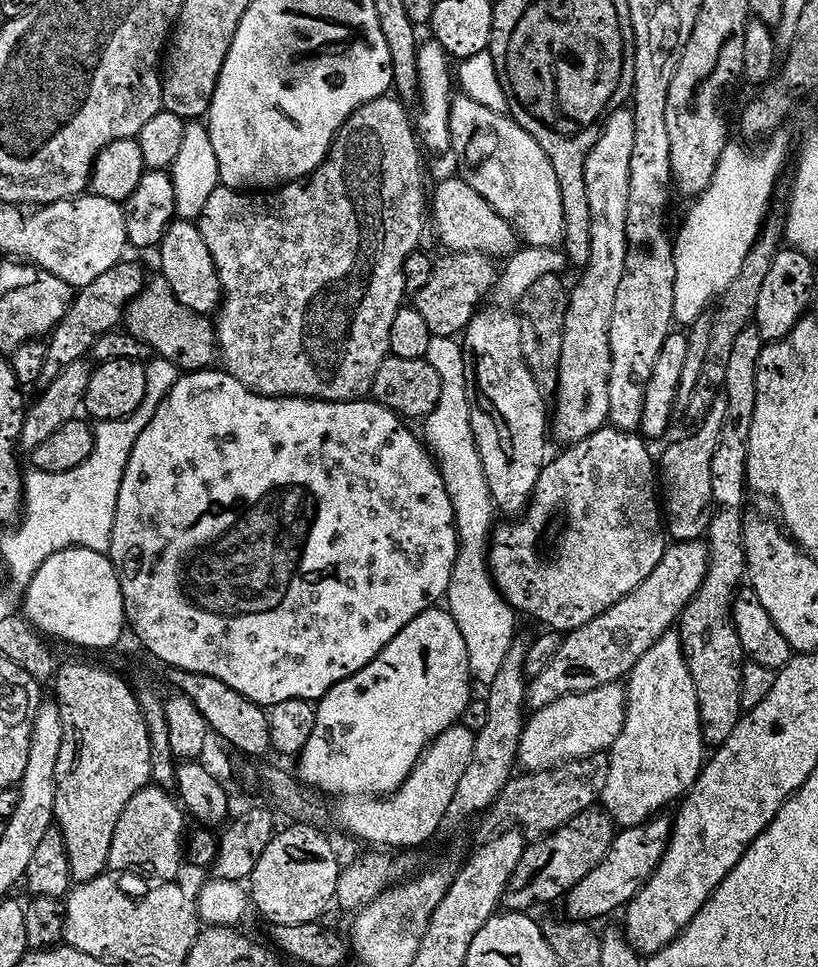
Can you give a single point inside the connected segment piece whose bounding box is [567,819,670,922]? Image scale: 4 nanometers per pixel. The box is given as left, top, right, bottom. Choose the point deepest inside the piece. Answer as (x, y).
(635, 853)

